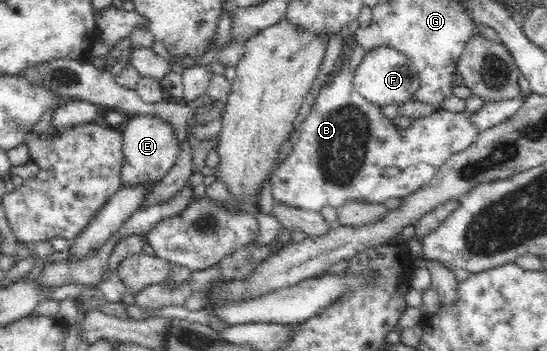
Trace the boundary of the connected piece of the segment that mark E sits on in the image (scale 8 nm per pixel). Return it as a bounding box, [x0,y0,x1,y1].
[121,115,180,184]

